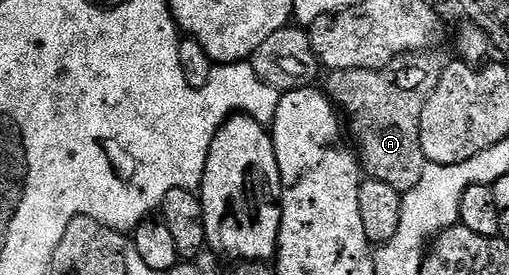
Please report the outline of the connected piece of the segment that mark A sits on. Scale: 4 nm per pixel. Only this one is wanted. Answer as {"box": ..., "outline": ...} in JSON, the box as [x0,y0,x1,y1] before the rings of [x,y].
{"box":[327,53,442,192],"outline":[[[432,53],[401,55],[380,69],[334,71],[327,77],[327,94],[341,112],[348,111],[363,174],[369,179],[386,181],[398,192],[409,191],[422,181],[425,158],[420,126],[422,109],[440,80],[442,63]]]}

